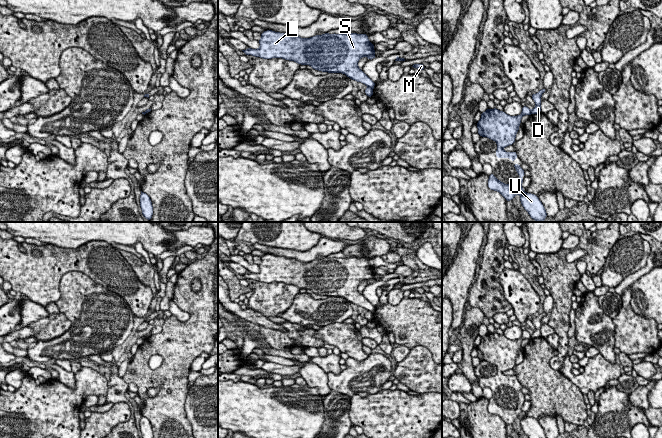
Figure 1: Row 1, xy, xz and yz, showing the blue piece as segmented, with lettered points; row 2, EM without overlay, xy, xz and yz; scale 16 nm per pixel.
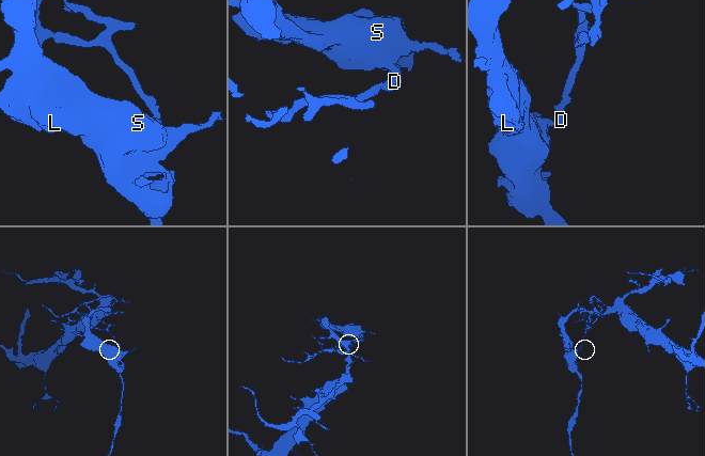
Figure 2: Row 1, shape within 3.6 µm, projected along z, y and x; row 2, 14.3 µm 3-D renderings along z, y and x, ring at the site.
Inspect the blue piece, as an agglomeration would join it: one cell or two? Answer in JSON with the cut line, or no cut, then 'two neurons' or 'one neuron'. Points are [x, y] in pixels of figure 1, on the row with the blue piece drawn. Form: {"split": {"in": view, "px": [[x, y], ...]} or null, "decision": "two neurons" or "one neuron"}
{"split": {"in": "xz", "px": [[368, 86], [372, 88]]}, "decision": "two neurons"}

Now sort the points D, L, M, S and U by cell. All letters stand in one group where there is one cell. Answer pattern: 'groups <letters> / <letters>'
groups D / L M S U

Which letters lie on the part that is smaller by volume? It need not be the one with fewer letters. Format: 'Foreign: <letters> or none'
Foreign: D

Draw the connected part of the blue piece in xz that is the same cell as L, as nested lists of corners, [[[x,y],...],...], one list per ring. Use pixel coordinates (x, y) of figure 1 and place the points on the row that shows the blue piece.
[[[266,30],[261,33],[258,42],[258,49],[242,50],[245,55],[263,59],[282,58],[300,65],[310,65],[317,71],[342,73],[370,88],[375,87],[375,82],[358,67],[362,57],[368,60],[376,57],[374,44],[369,41],[367,34],[326,32],[311,38],[301,38],[294,34]]]

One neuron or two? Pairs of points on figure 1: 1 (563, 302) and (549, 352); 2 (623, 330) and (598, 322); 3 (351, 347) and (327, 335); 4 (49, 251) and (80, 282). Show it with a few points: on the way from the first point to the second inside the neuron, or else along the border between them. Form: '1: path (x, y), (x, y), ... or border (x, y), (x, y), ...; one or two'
1: border (554, 355), (550, 359), (550, 365), (559, 371); two
2: border (612, 319), (615, 346); two
3: path (345, 341), (339, 335), (333, 335); one
4: border (92, 280), (68, 271), (59, 292); two

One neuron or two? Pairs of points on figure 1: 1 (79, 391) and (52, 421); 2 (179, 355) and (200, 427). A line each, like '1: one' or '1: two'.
1: one
2: two

